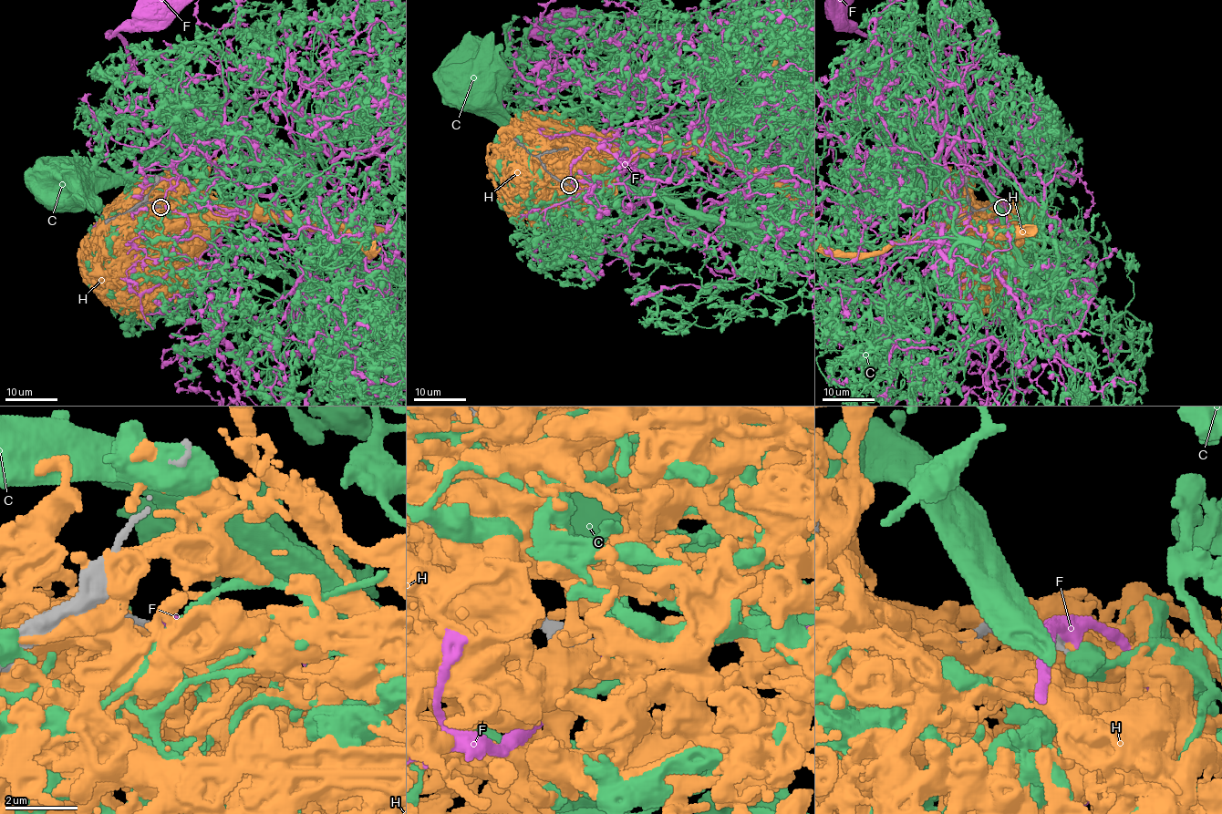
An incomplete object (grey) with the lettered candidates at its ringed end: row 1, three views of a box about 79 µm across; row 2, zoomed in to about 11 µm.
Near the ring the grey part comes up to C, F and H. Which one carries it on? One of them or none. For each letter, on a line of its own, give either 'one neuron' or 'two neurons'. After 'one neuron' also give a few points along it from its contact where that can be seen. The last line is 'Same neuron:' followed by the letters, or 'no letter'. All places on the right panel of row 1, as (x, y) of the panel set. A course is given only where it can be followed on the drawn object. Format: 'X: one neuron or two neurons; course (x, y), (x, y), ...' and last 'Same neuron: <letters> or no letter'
C: two neurons
F: two neurons
H: two neurons
Same neuron: no letter

